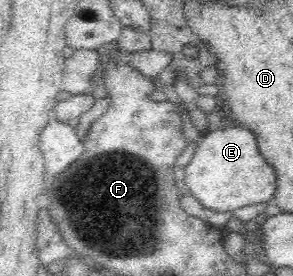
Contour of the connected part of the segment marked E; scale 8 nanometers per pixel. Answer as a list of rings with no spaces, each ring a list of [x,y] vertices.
[[[234,123],[205,133],[191,162],[178,175],[185,182],[183,192],[191,194],[204,208],[214,212],[232,212],[259,202],[272,203],[276,190],[276,173],[260,155],[256,135]]]

